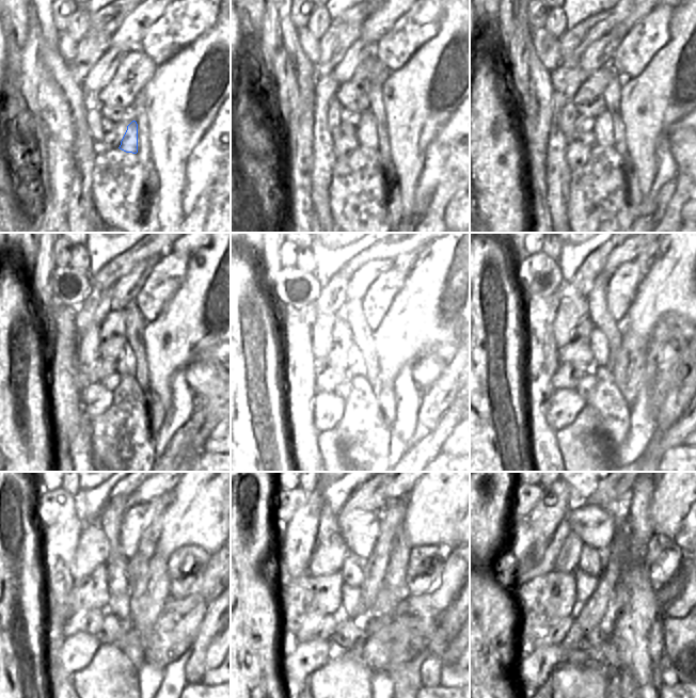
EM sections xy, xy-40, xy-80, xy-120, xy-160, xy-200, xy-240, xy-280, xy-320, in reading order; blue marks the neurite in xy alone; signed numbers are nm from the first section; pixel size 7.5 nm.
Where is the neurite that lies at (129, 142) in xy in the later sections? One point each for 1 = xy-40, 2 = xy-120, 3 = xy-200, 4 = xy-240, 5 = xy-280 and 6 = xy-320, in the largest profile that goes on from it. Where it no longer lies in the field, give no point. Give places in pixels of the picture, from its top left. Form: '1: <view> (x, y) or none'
1: xy-40 (366, 129)
2: xy-120 (126, 363)
3: xy-200 (599, 346)
4: xy-240 (119, 584)
5: xy-280 (352, 573)
6: xy-320 (589, 559)

